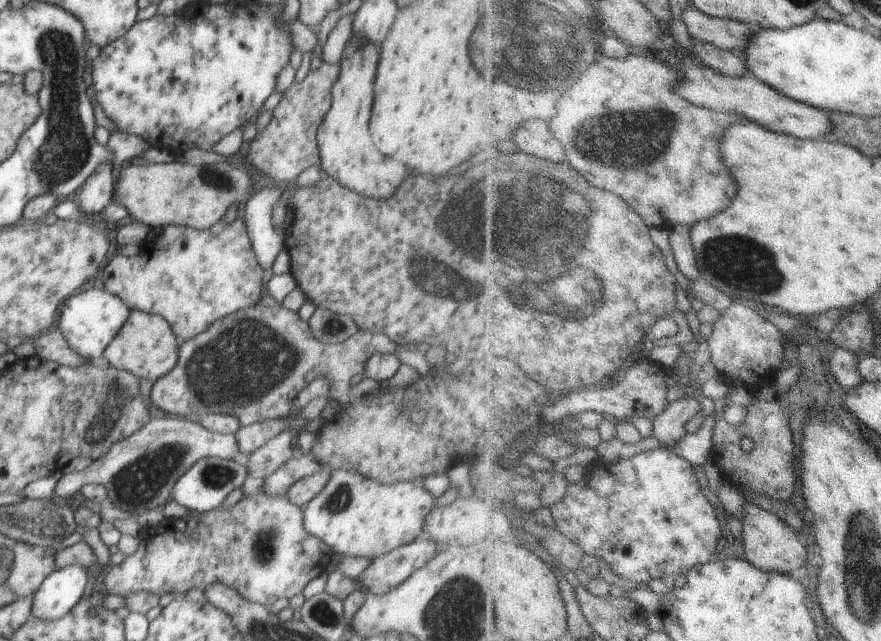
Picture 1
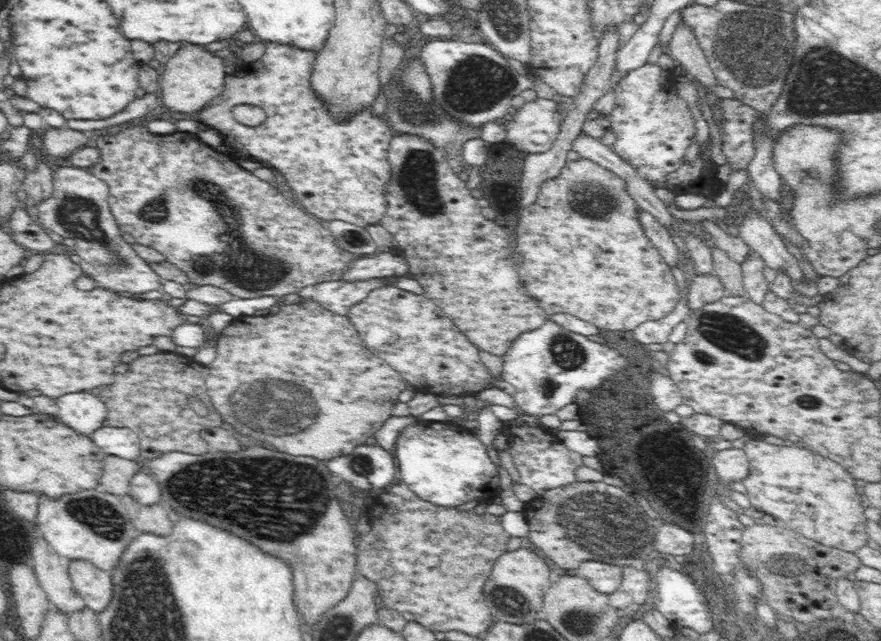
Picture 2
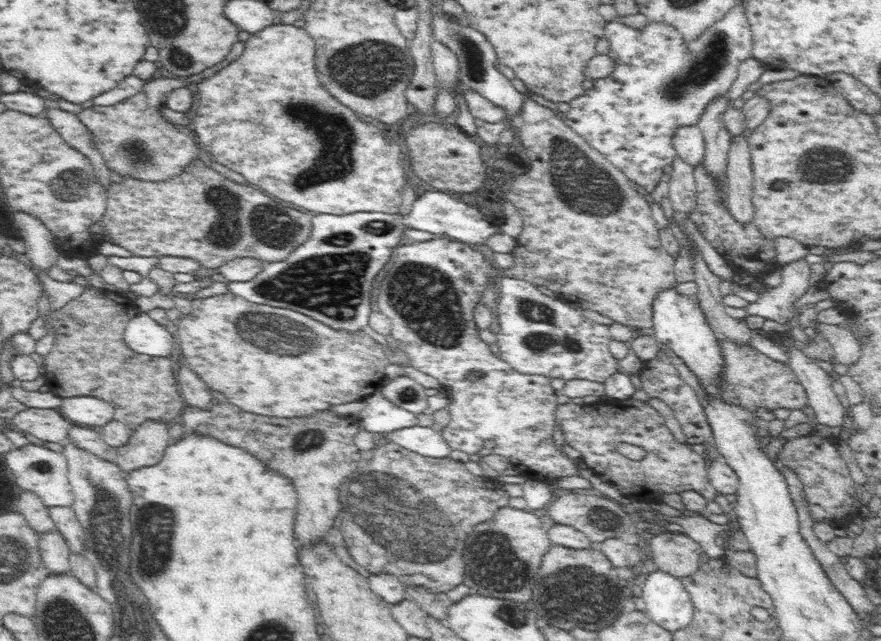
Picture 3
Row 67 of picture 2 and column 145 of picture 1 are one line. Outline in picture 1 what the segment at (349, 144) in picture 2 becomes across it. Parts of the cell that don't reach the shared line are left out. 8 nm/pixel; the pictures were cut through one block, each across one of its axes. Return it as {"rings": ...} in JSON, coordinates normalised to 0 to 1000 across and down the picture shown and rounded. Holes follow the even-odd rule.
{"rings":[[[269,340],[261,353],[259,346],[251,345],[241,359],[218,359],[200,351],[186,357],[186,365],[175,378],[168,378],[168,384],[163,378],[156,399],[144,402],[134,396],[127,402],[118,423],[114,424],[110,440],[126,459],[143,470],[149,484],[184,493],[204,535],[221,527],[241,502],[294,473],[303,429],[289,399],[277,343]]]}

